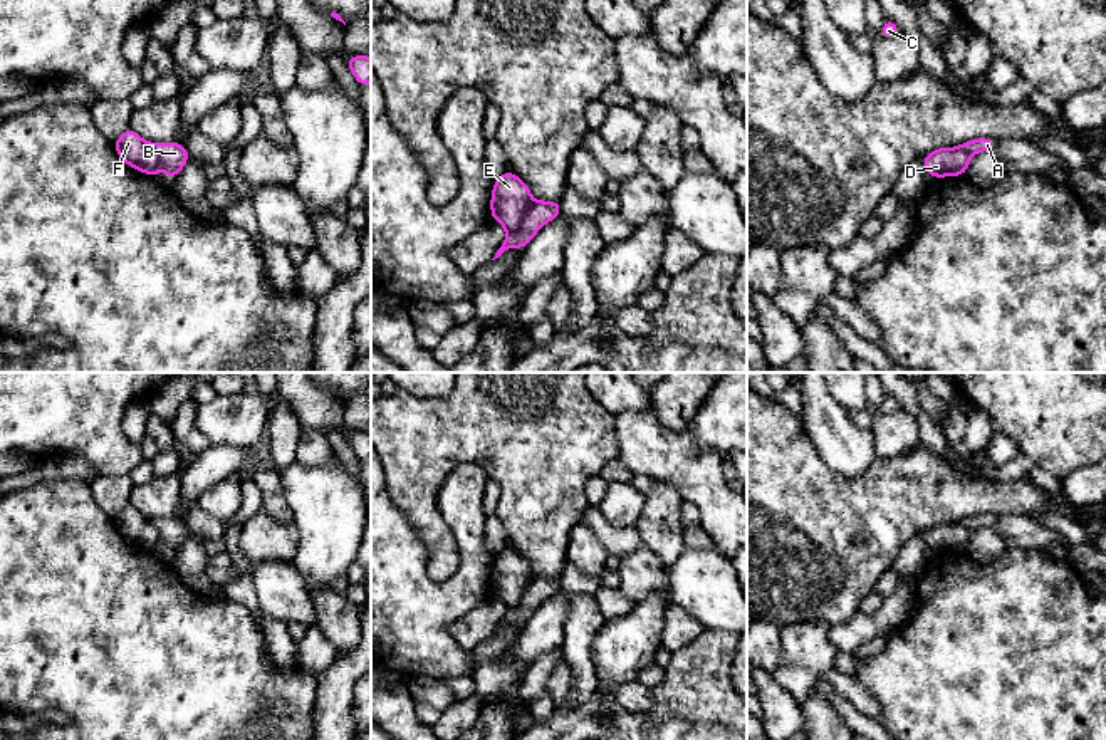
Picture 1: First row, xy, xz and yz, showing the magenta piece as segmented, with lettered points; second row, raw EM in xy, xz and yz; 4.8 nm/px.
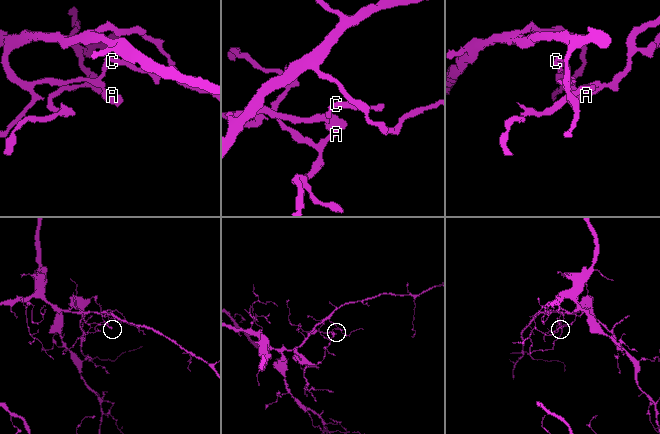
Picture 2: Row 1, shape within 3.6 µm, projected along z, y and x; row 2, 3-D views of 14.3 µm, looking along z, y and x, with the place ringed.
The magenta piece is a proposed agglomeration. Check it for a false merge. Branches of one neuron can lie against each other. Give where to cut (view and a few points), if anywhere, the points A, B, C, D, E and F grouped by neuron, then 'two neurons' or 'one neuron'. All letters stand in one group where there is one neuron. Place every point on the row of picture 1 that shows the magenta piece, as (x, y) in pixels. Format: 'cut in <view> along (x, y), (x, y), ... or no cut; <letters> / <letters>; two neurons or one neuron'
cut in xz along (536, 202), (524, 220), (509, 232); A B / C D E F; two neurons

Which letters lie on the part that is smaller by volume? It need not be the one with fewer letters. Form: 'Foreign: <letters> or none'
Foreign: A, B

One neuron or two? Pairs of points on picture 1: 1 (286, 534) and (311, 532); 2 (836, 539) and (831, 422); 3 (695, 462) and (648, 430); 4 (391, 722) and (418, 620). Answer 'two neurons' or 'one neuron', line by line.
1: two neurons
2: two neurons
3: one neuron
4: two neurons

